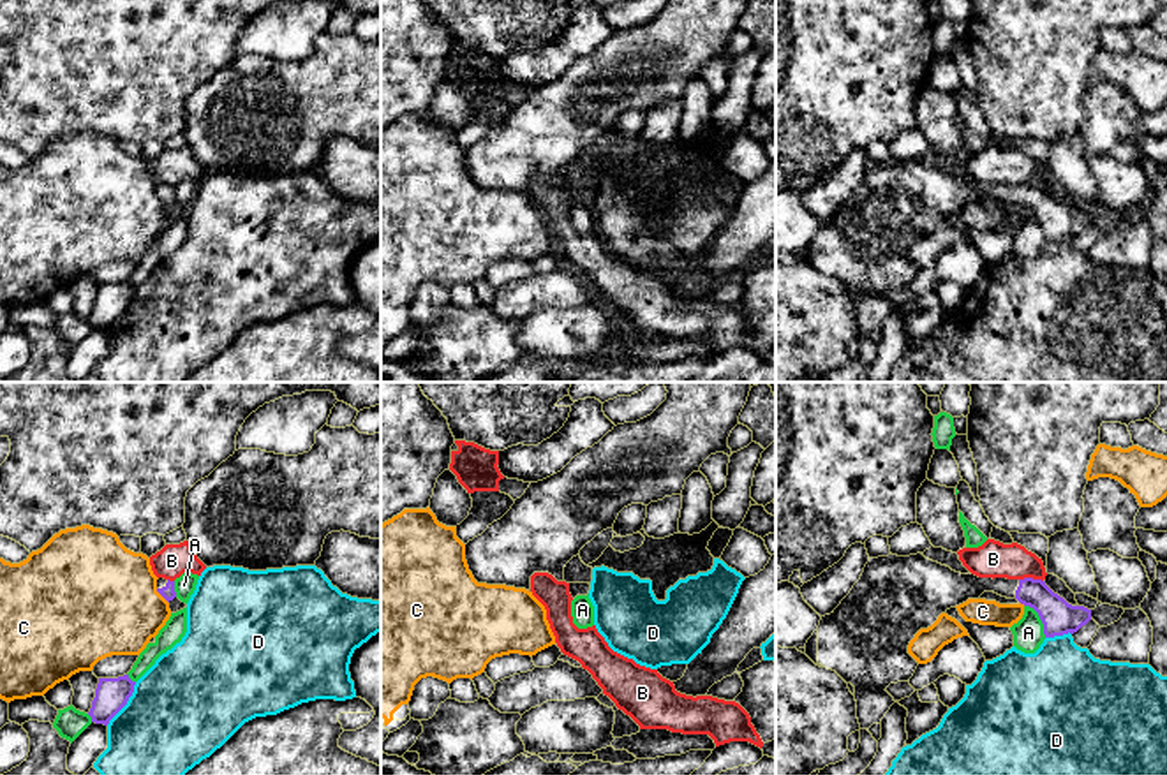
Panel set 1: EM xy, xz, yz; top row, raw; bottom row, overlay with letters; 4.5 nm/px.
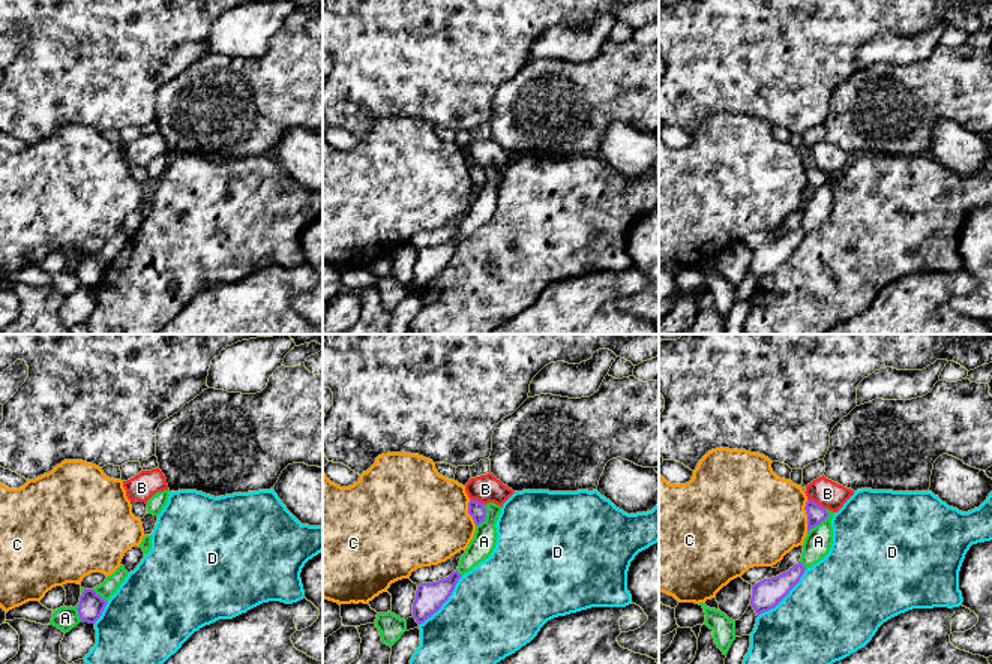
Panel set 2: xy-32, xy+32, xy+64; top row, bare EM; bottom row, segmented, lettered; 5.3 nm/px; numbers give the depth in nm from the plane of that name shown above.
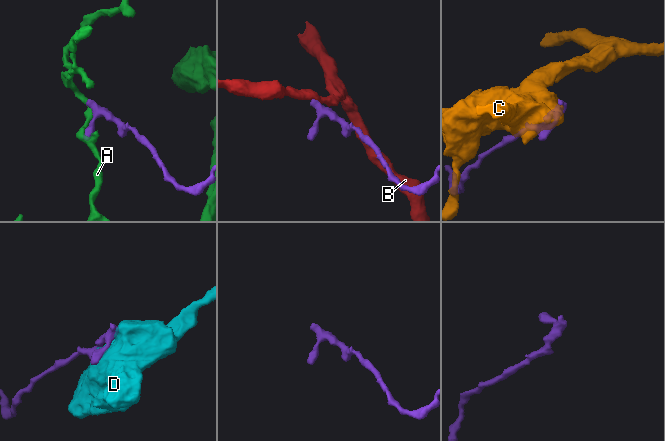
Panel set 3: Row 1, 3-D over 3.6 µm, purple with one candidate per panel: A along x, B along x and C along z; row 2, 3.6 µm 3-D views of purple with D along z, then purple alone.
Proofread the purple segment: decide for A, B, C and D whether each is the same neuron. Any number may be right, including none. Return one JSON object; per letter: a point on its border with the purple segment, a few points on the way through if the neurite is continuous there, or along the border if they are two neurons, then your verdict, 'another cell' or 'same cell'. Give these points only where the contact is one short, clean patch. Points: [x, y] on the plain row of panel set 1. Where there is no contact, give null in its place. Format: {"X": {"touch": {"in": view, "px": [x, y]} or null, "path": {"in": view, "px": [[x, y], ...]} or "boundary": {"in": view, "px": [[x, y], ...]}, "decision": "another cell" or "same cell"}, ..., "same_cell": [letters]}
{"A": {"touch": {"in": "yz", "px": [1040, 224]}, "decision": "another cell"}, "B": {"touch": {"in": "yz", "px": [1032, 184]}, "boundary": {"in": "yz", "px": [[1019, 184], [1039, 184], [1042, 187]]}, "decision": "another cell"}, "C": {"touch": {"in": "xy", "px": [161, 199]}, "decision": "another cell"}, "D": {"touch": {"in": "xy", "px": [126, 309]}, "decision": "another cell"}, "same_cell": []}

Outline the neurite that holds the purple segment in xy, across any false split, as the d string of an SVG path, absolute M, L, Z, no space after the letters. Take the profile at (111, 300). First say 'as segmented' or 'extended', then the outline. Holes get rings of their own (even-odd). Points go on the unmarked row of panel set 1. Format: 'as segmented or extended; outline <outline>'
as segmented; outline M129 280L118 284L99 284L95 303L88 321L92 328L108 331L109 326L127 310L136 287Z

